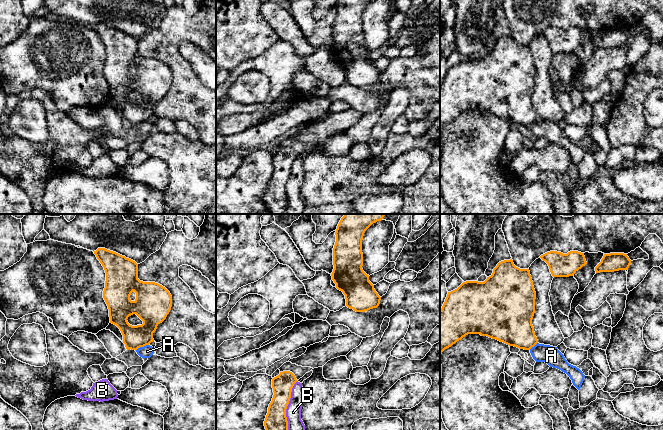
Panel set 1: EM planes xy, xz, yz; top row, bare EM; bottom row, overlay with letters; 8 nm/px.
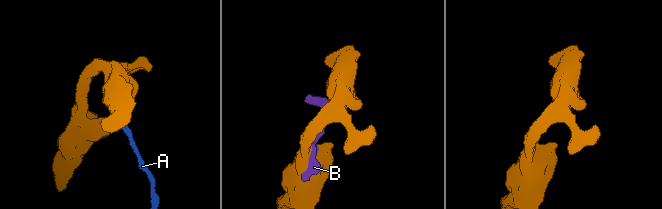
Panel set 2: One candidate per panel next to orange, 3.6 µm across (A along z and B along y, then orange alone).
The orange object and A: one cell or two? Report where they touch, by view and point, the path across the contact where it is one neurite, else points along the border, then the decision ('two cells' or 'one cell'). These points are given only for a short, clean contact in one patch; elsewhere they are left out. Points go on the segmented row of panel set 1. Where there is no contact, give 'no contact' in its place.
xy (141, 346) | along xy (148, 344), (135, 350) | two cells

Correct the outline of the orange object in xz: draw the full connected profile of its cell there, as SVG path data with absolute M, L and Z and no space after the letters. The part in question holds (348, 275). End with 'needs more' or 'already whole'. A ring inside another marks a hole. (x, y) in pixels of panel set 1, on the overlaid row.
M344 214L335 232L332 280L345 295L346 306L356 312L365 312L380 304L381 297L362 269L362 240L365 231L385 215Z; already whole

